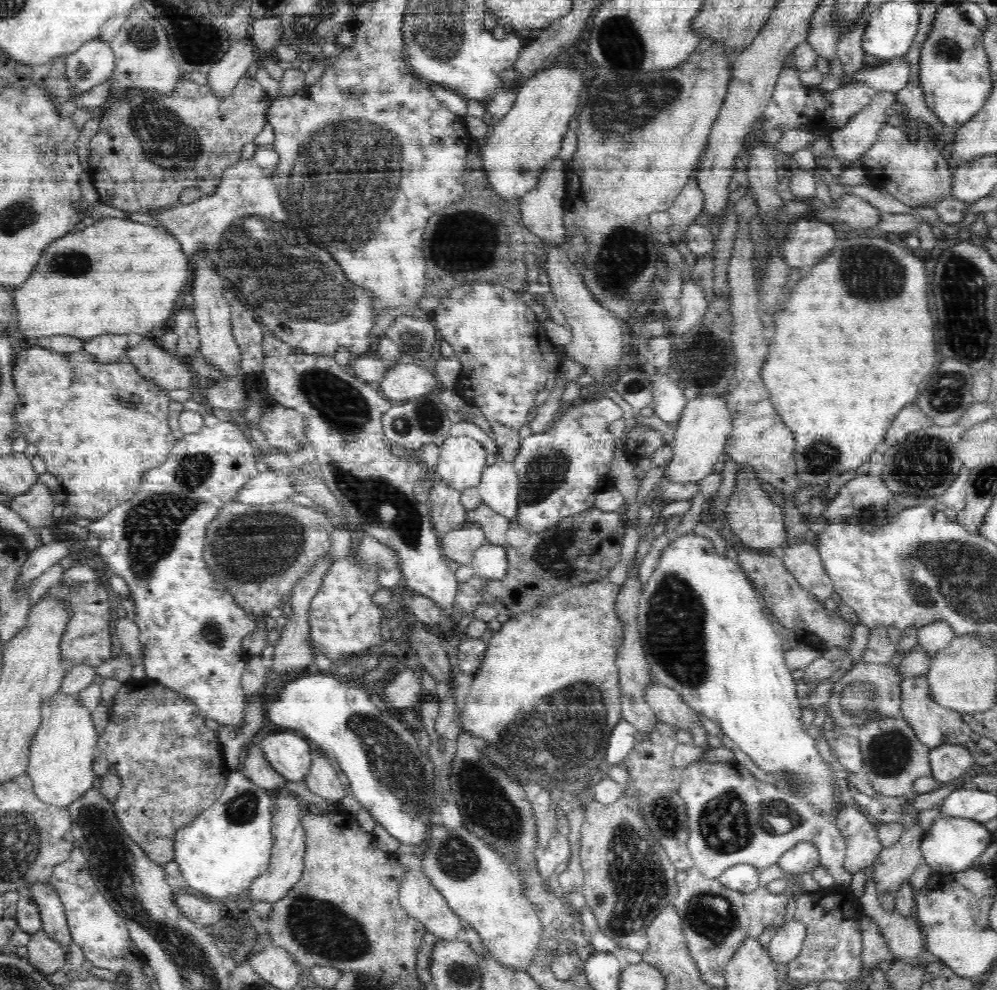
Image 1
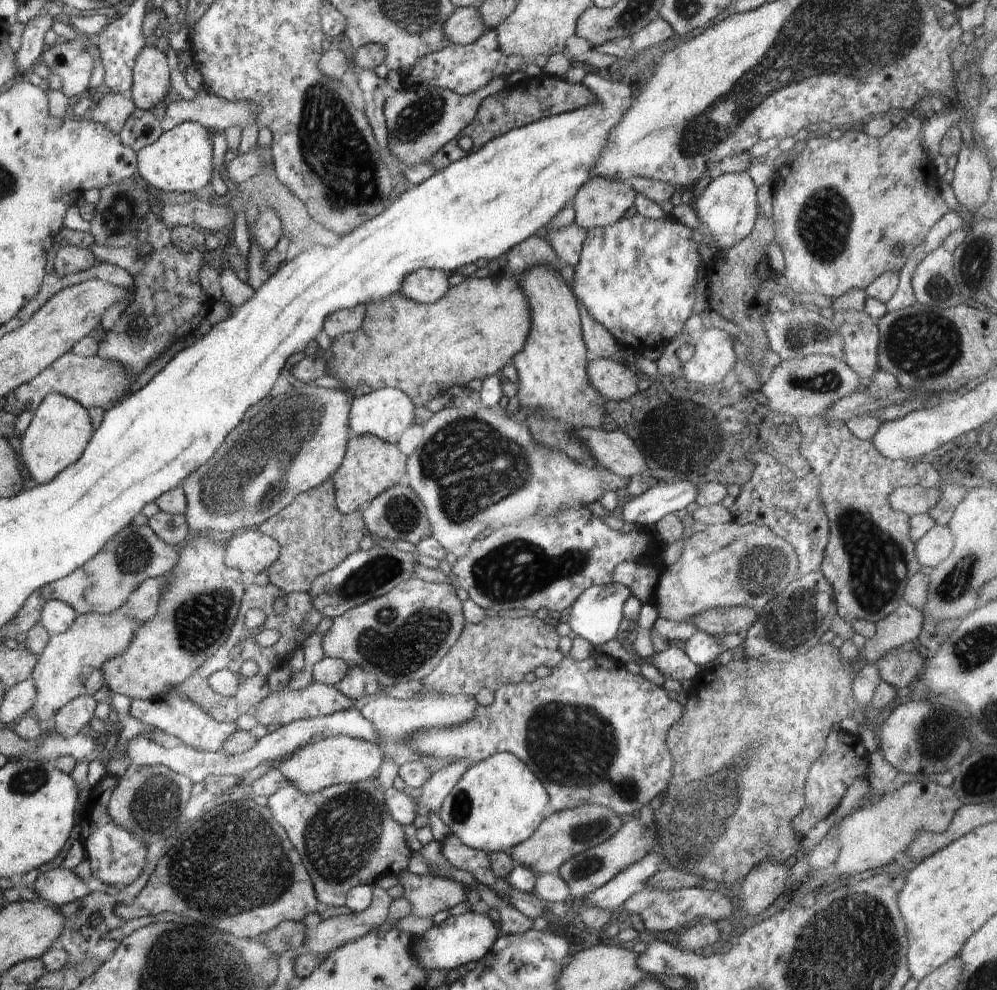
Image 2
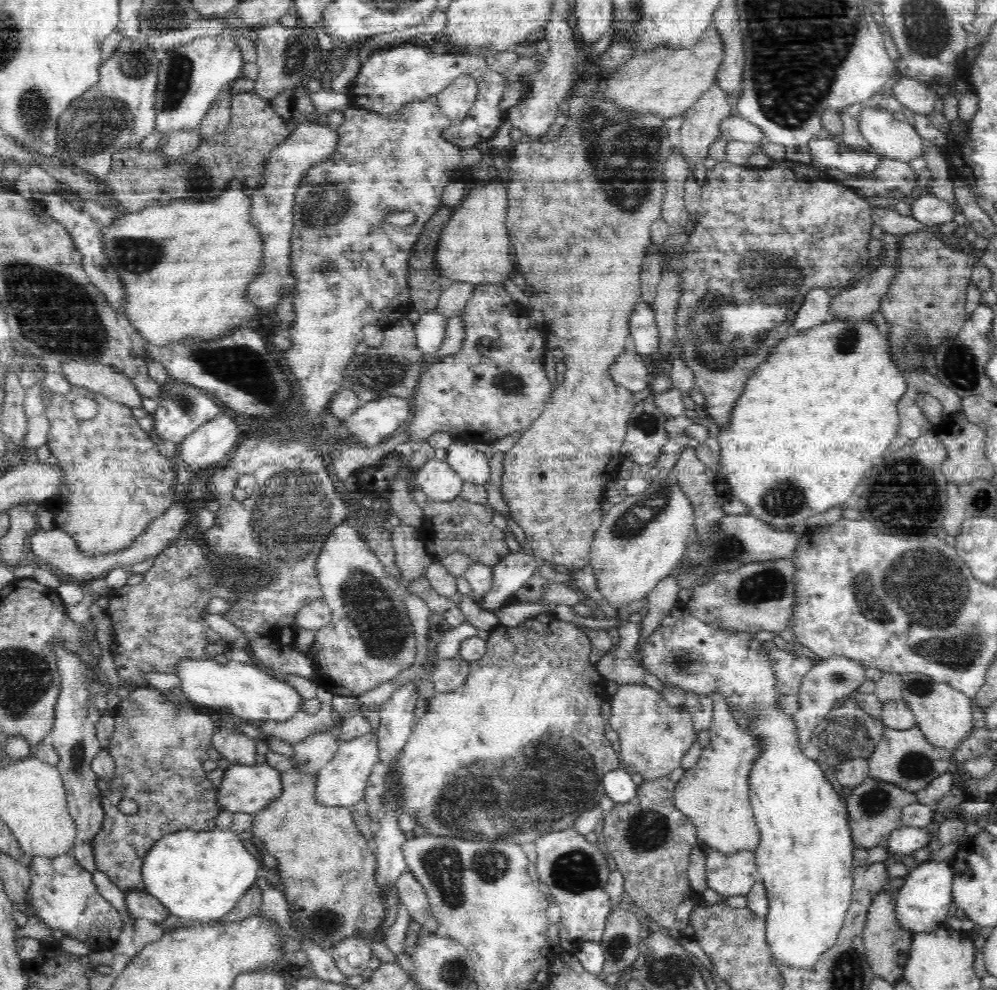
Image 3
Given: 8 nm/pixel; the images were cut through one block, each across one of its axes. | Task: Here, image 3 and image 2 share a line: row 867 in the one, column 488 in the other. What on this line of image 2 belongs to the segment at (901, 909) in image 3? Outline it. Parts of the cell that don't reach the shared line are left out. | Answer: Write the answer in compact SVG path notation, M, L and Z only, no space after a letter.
M472 910L466 913L449 916L446 920L432 927L420 936L412 939L412 950L414 956L420 960L420 964L428 971L444 970L449 972L452 968L458 968L462 964L480 960L490 952L500 935L497 924L488 914L476 913Z

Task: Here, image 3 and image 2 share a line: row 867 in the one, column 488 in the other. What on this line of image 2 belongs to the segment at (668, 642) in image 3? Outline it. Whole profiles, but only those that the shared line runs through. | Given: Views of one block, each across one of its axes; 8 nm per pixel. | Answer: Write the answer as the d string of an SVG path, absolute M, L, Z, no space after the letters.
M496 753L473 763L446 796L440 819L456 838L486 853L509 851L530 838L549 809L548 792L532 770L516 755Z

